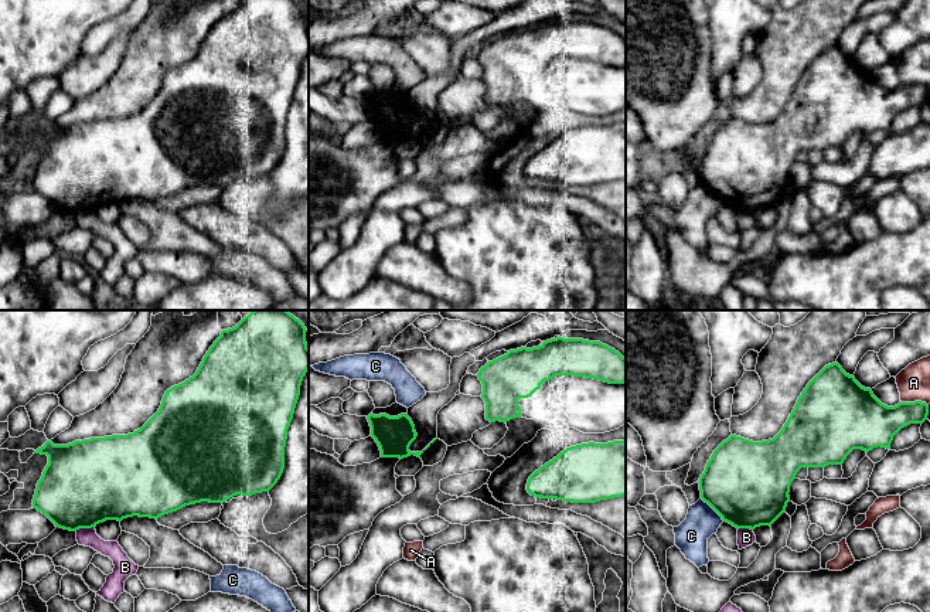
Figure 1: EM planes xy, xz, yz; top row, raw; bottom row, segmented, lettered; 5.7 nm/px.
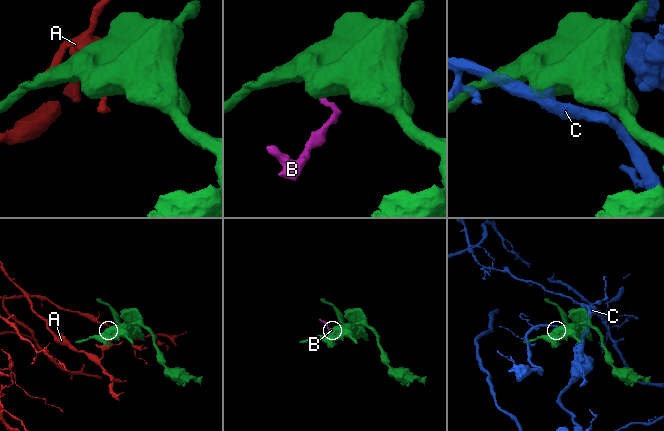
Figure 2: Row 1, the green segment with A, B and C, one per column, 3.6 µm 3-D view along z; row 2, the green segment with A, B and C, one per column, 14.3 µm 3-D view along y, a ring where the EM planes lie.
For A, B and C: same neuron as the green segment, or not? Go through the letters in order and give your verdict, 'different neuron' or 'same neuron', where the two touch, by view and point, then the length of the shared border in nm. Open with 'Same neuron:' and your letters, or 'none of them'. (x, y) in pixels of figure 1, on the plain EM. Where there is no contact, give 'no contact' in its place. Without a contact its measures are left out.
Same neuron: none of them
A: different neuron; meets green in yz at (915, 84); contact 150 nm long
B: different neuron; meets green in xy at (84, 210); contact 110 nm long
C: different neuron; meets green in yz at (712, 190); contact 190 nm long

